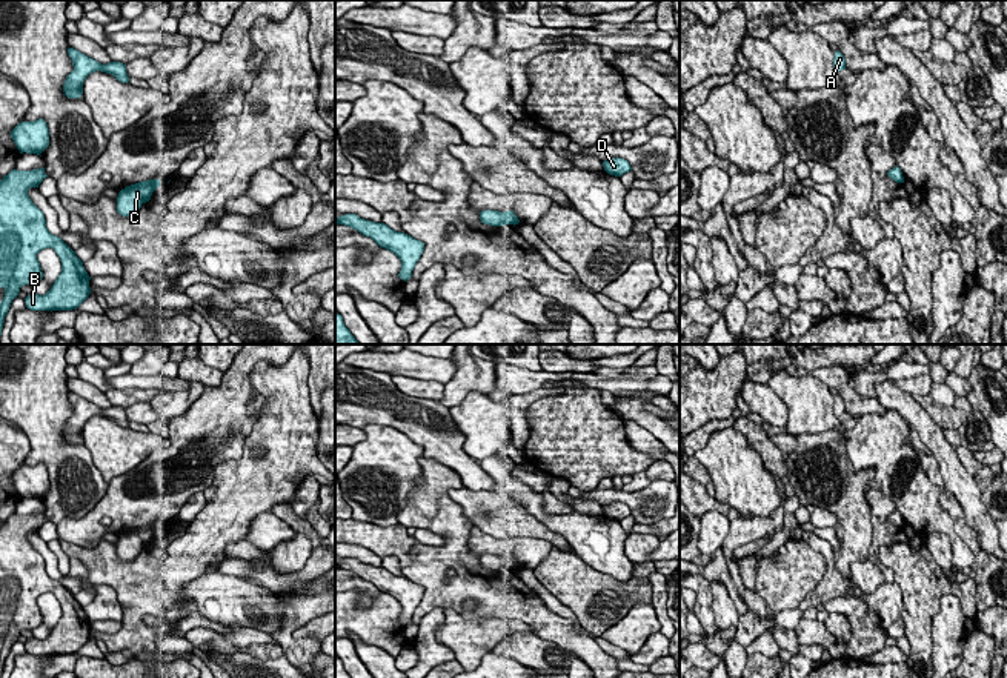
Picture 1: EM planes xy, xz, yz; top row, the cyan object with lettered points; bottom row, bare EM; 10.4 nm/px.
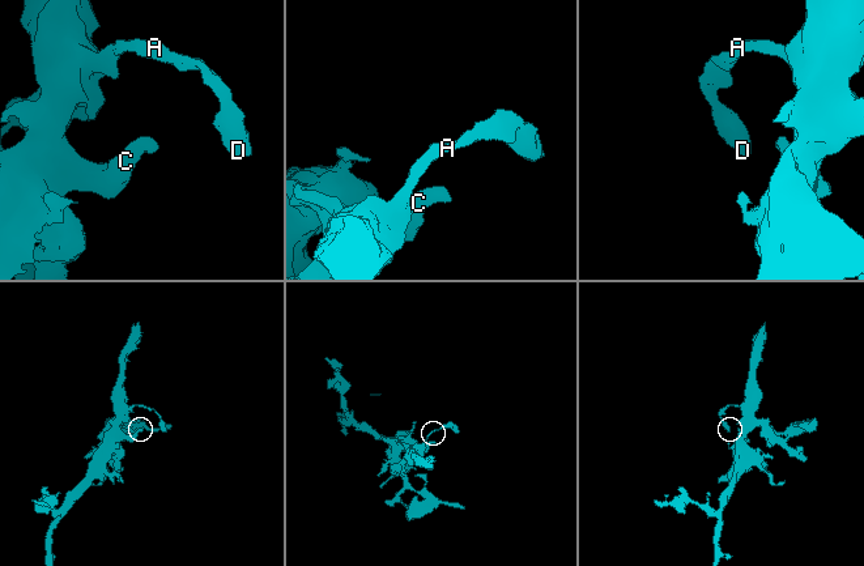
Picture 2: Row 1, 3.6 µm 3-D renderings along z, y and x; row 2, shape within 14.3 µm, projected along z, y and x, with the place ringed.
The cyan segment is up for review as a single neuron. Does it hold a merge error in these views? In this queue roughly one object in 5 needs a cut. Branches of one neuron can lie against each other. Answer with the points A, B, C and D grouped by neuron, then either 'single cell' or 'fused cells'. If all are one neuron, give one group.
A B C D; single cell

